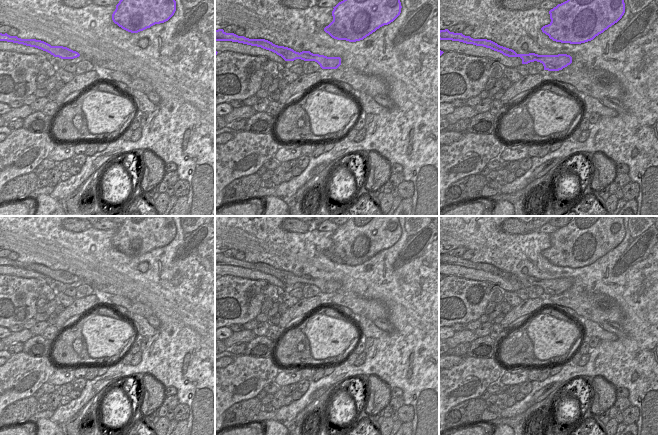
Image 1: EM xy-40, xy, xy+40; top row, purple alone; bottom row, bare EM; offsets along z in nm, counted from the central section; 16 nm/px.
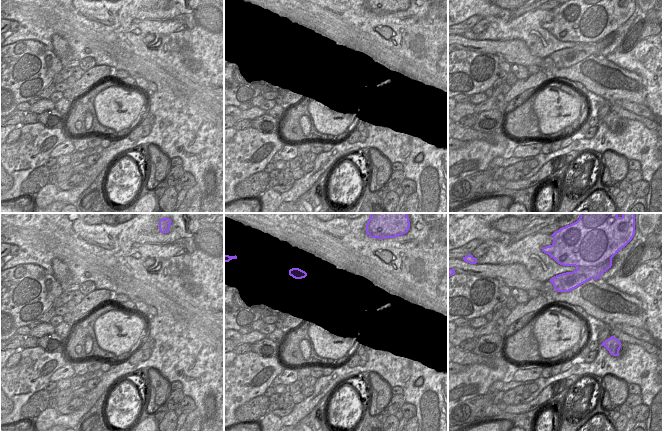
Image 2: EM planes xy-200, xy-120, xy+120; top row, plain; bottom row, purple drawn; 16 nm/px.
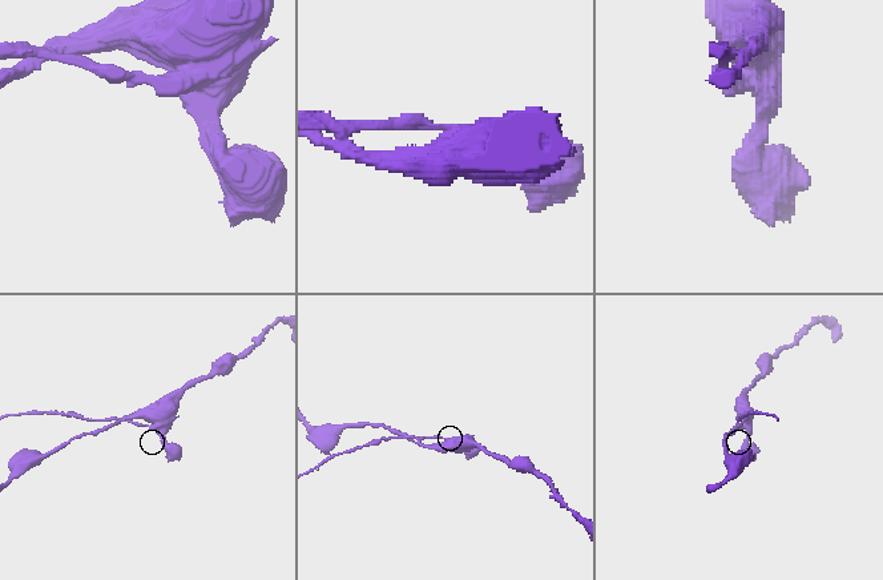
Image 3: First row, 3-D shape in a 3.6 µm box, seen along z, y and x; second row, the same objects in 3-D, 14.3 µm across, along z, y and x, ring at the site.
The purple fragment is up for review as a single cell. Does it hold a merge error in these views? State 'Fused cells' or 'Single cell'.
Fused cells.

